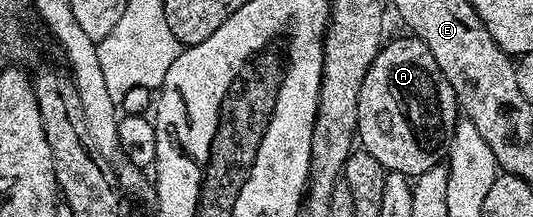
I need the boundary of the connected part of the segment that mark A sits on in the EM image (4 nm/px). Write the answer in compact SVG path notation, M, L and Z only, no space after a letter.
M410 35L390 41L380 48L361 83L357 103L357 141L363 150L373 155L373 159L377 159L377 163L383 165L384 170L400 172L408 179L414 179L425 171L444 164L451 148L455 123L461 117L461 110L455 102L455 92L449 79L441 75L441 67L437 67L433 51L429 51L423 41Z

